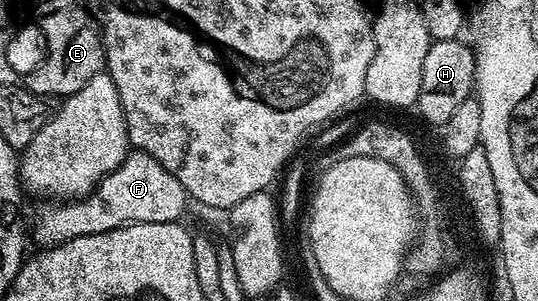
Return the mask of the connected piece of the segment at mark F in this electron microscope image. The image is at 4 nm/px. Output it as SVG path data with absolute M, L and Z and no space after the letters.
M132 151L117 169L110 171L96 184L87 197L41 205L44 206L37 211L32 225L30 221L30 237L40 244L41 250L45 250L75 237L105 233L123 225L179 222L184 208L190 205L190 198L182 183L178 183L178 179L174 179L174 175L170 175L170 171L166 171L158 159L150 159L150 155Z

